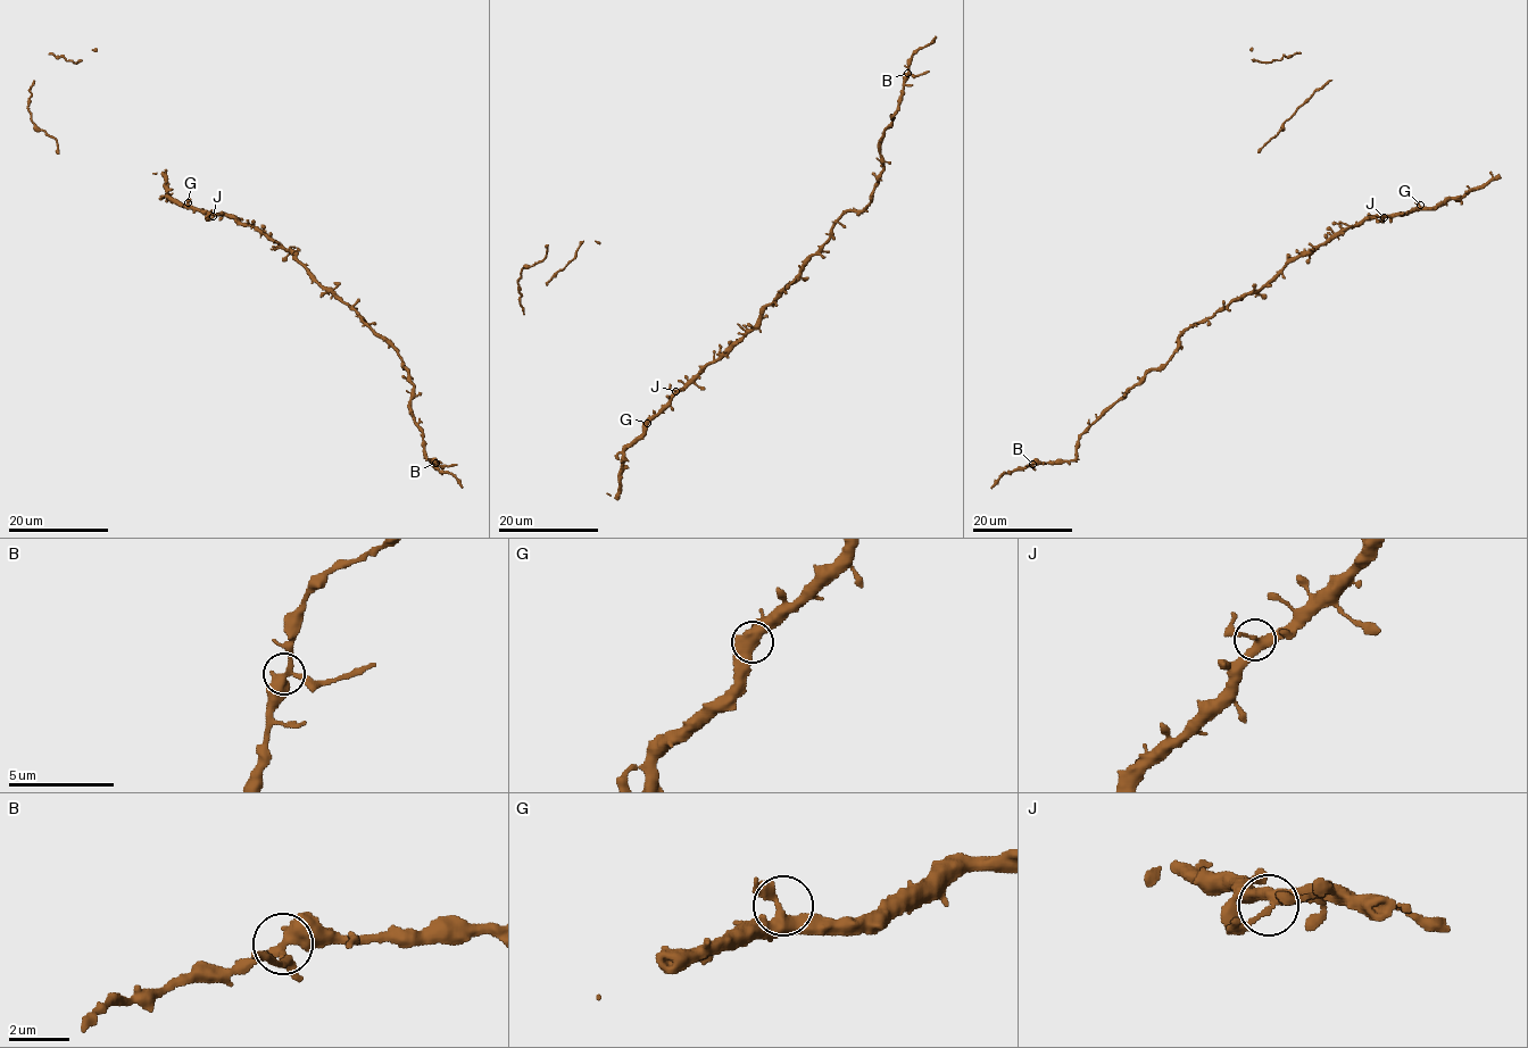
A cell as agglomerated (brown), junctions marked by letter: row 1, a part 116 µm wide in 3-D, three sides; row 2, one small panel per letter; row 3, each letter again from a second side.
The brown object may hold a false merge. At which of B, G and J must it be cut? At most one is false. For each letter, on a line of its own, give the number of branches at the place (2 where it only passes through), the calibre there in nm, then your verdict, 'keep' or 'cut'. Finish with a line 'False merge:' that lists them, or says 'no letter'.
B: 3 branches meet; 380 nm thick; cut
G: 3 branches meet; 420 nm thick; keep
J: 3 branches meet; 360 nm thick; keep
False merge: B

